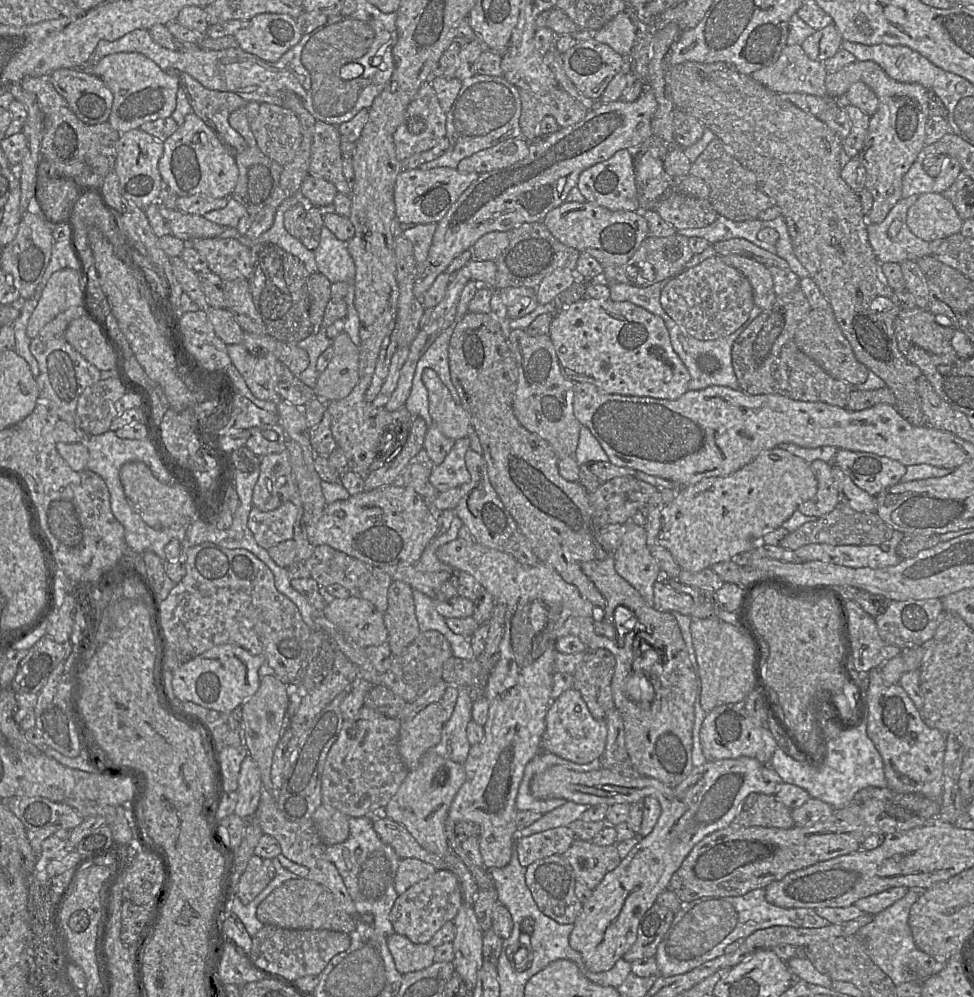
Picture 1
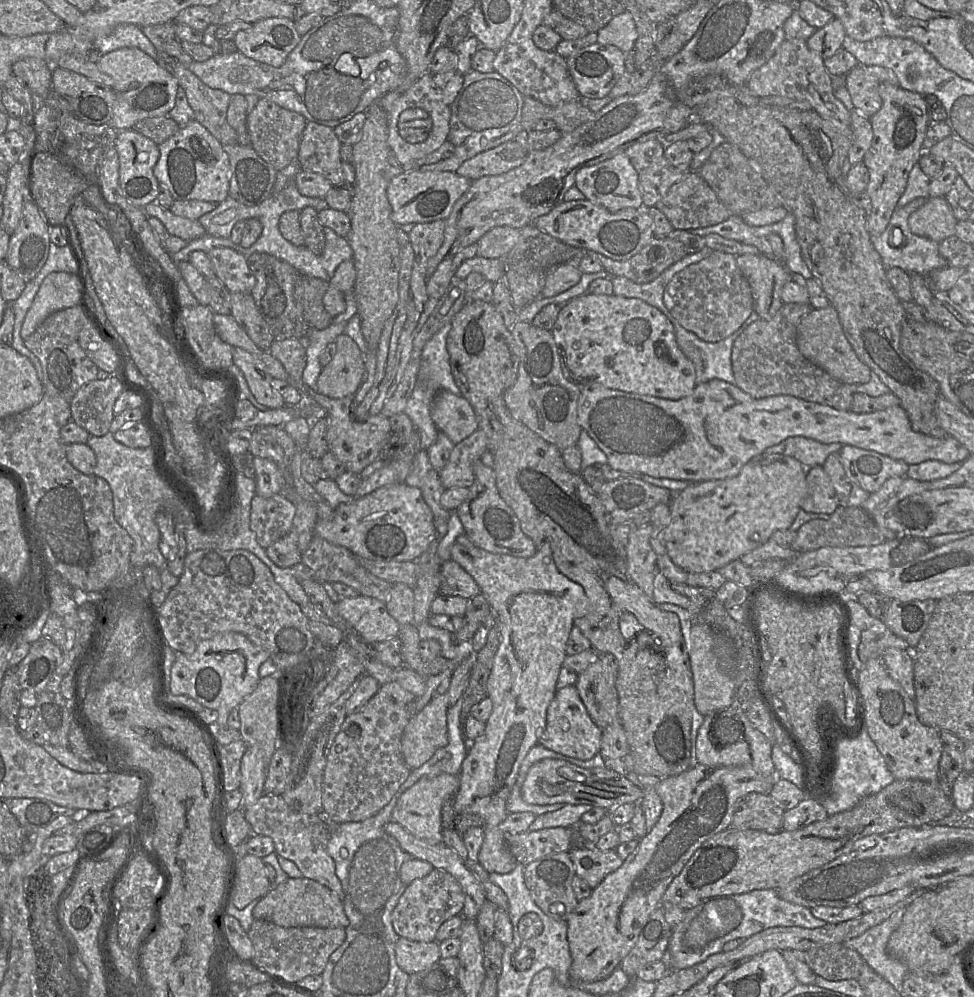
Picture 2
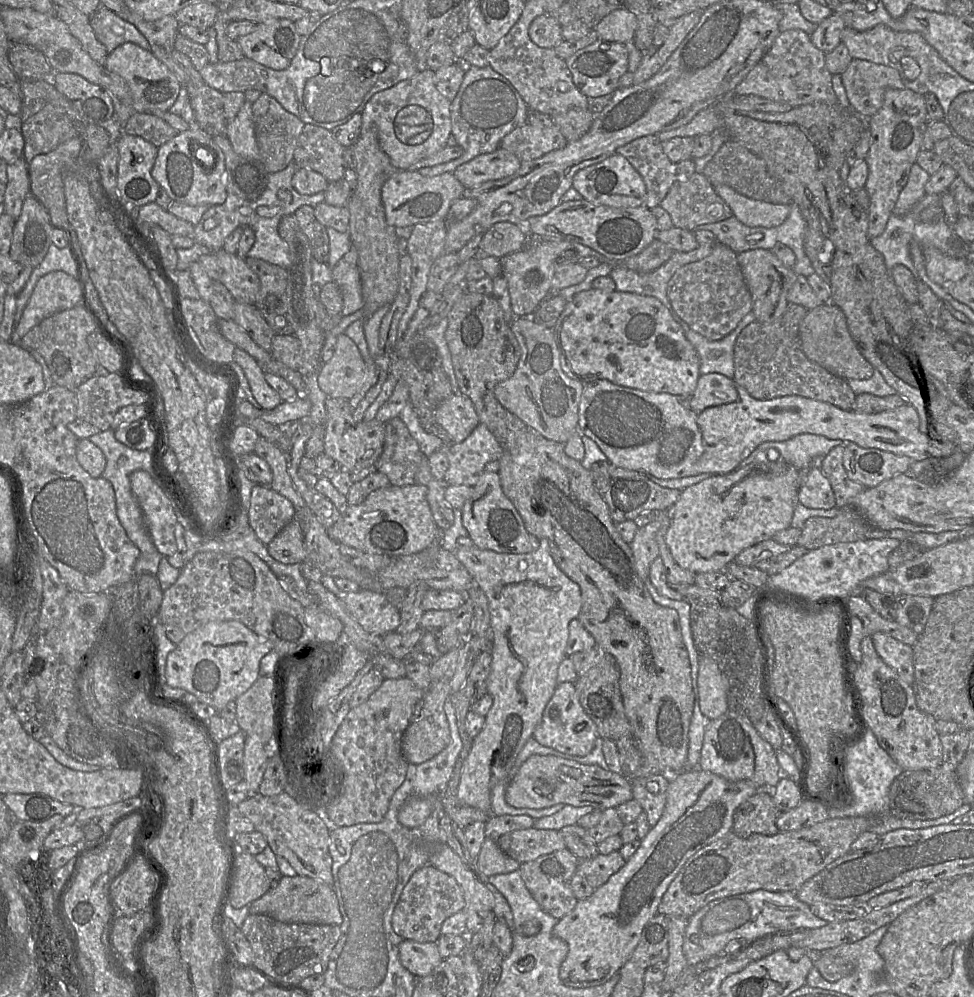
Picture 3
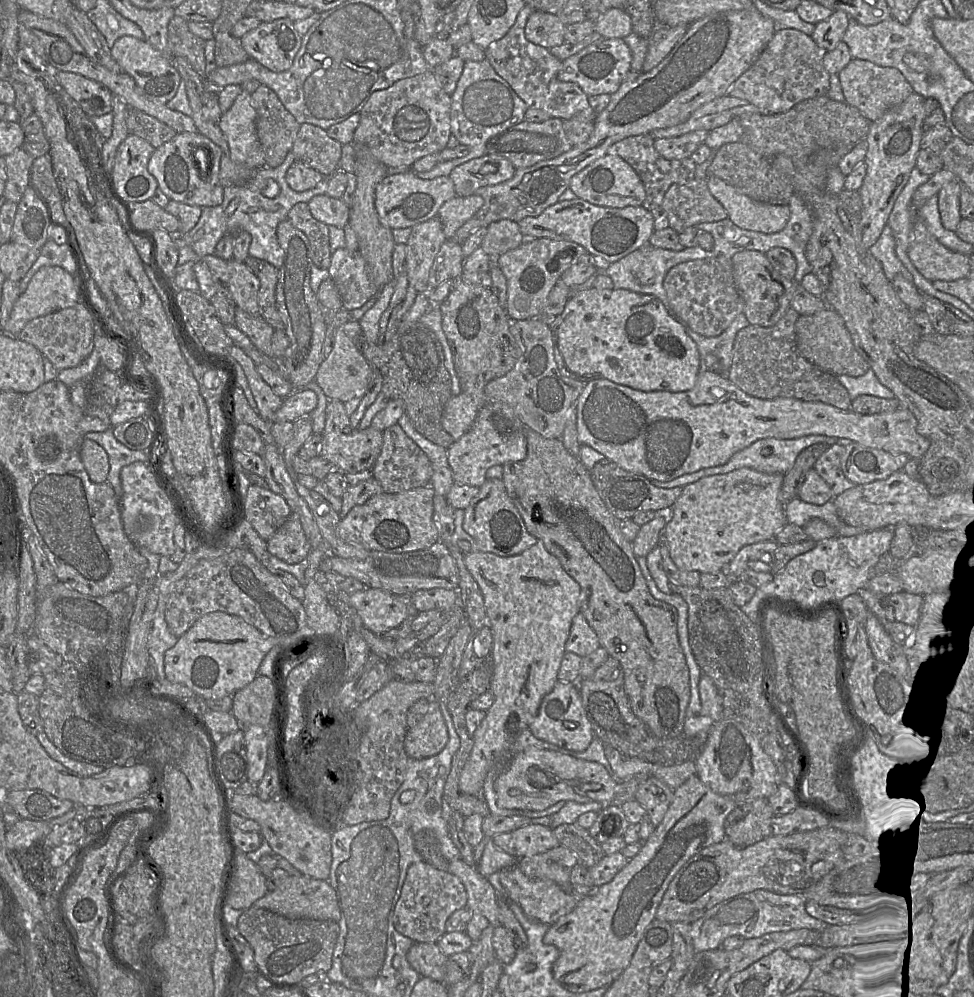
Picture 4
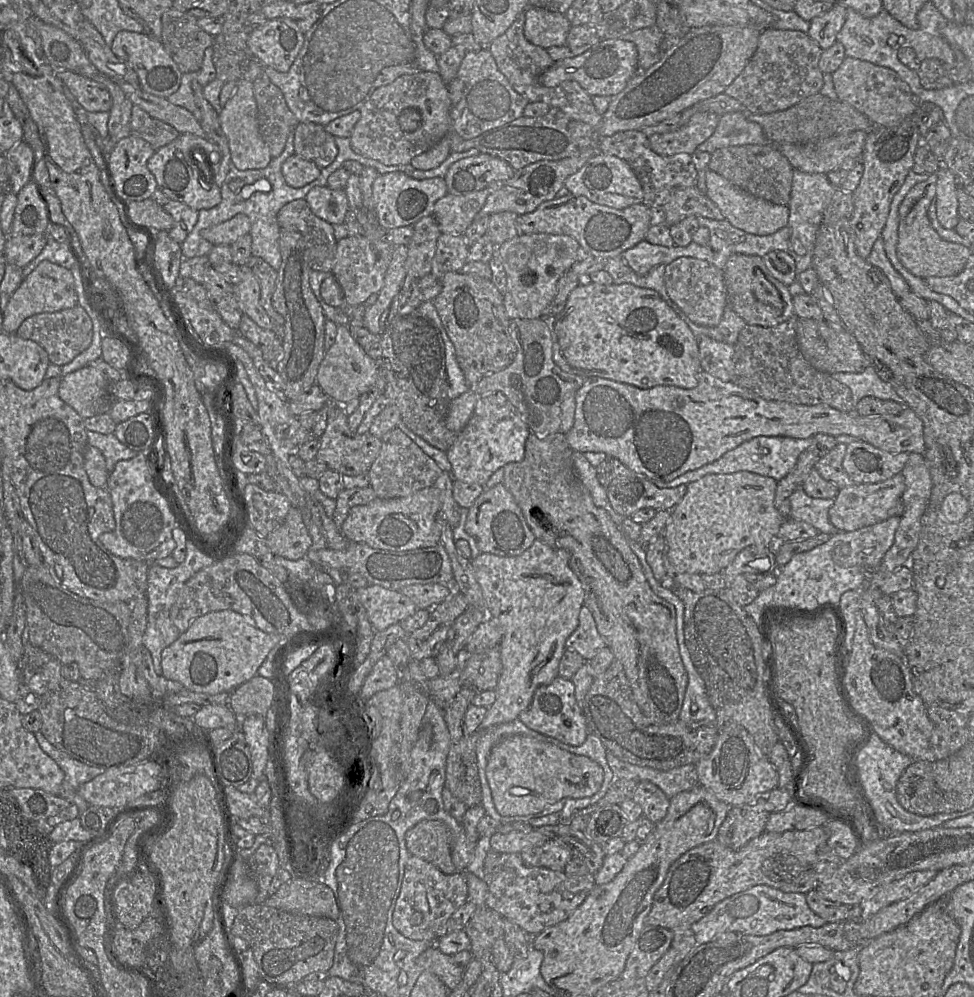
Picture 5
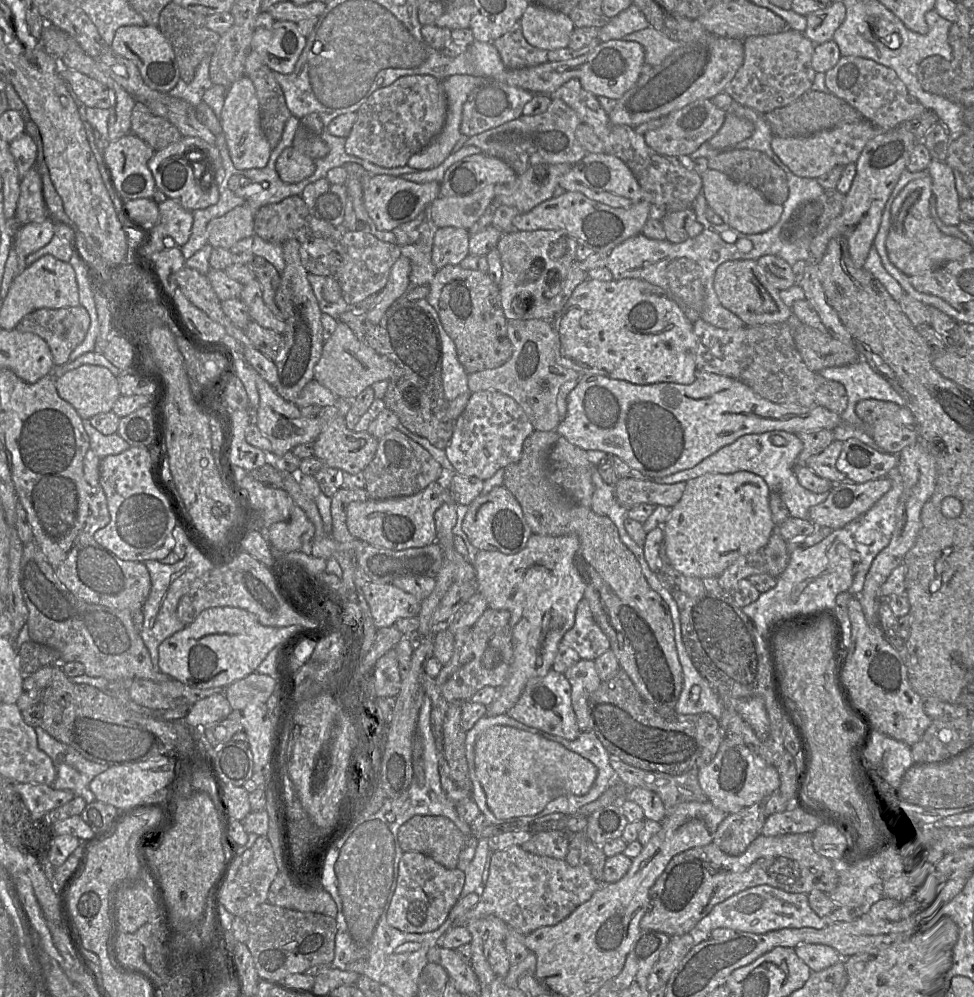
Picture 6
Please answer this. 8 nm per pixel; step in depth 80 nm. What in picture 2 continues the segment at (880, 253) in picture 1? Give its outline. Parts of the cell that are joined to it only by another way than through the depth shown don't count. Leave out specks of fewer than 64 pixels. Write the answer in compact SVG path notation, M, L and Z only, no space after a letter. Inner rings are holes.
M918 197L903 207L896 207L885 230L880 235L871 236L871 243L880 255L882 264L886 270L898 267L909 274L917 273L928 278L929 273L932 270L939 269L947 265L947 261L939 254L939 243L913 234L908 226L908 218L910 214L921 207L926 200L927 198ZM894 227L900 228L902 232L902 243L898 247L890 246L888 243L889 235Z

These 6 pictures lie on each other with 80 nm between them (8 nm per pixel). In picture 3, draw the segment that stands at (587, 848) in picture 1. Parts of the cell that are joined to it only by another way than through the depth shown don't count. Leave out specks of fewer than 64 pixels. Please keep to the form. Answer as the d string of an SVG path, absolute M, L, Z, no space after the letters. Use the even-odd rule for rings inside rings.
M619 851L607 855L599 853L594 858L578 860L576 872L583 875L588 883L596 889L605 884L625 863L626 861Z

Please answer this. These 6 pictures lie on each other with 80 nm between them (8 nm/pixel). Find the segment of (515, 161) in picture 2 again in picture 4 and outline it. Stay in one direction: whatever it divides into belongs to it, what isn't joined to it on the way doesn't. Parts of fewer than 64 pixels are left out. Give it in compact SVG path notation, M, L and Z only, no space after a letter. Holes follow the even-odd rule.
M485 154L455 167L449 177L456 196L473 195L477 189L495 185L513 177L516 168L501 156Z

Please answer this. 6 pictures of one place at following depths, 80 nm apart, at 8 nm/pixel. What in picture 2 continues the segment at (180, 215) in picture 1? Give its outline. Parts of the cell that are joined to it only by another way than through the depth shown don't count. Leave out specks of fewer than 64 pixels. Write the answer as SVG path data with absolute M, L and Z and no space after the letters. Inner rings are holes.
M157 201L151 202L143 207L148 217L158 218L170 235L191 241L206 234L206 230L198 220L191 220L173 214L170 209L163 208Z

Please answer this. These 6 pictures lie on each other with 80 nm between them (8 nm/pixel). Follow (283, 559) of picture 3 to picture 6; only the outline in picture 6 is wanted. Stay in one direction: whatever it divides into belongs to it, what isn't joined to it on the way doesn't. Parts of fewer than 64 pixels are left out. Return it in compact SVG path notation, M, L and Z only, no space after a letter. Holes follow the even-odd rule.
M295 505L289 520L274 523L266 530L265 535L274 552L298 552L305 543L312 541L315 527L305 512Z

